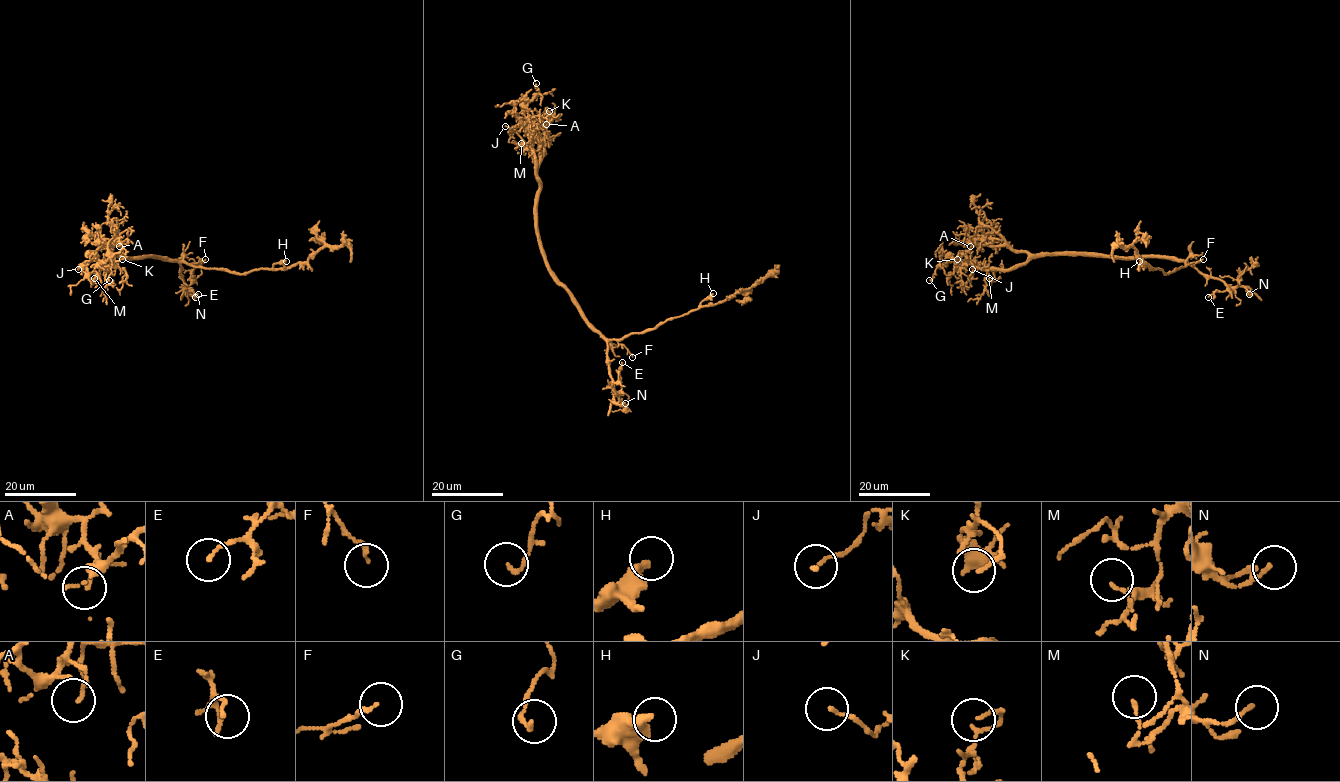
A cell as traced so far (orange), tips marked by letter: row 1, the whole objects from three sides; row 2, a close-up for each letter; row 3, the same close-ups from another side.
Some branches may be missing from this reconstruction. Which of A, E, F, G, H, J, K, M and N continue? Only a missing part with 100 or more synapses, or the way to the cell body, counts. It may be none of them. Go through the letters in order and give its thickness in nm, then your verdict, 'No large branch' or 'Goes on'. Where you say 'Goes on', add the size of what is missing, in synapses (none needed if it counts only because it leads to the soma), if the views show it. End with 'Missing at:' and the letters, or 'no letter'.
A: Thickness 120 nm. No large branch
E: Thickness 120 nm. No large branch
F: Thickness 140 nm. No large branch
G: Thickness 130 nm. No large branch
H: Thickness 340 nm. No large branch
J: Thickness 120 nm. No large branch
K: Thickness 100 nm. No large branch
M: Thickness 100 nm. No large branch
N: Thickness 140 nm. No large branch
Missing at: no letter

